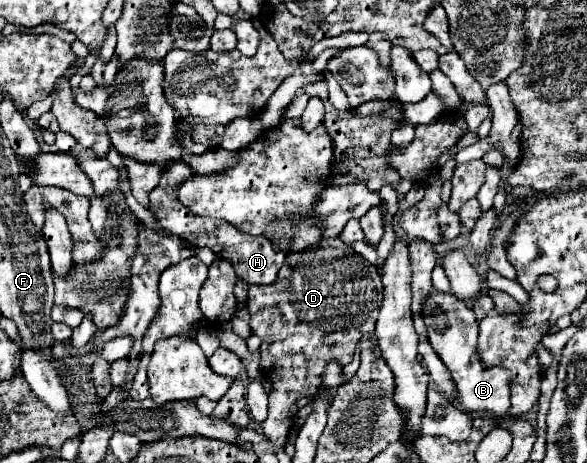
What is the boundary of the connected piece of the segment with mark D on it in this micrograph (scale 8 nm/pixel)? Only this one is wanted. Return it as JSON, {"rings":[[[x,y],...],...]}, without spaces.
{"rings":[[[357,253],[295,267],[285,265],[273,285],[249,287],[249,325],[263,341],[263,379],[269,379],[273,385],[269,417],[261,427],[273,445],[285,447],[293,417],[313,401],[321,387],[323,367],[331,359],[339,359],[343,365],[351,363],[359,339],[375,331],[381,301],[383,285],[377,267]]]}

